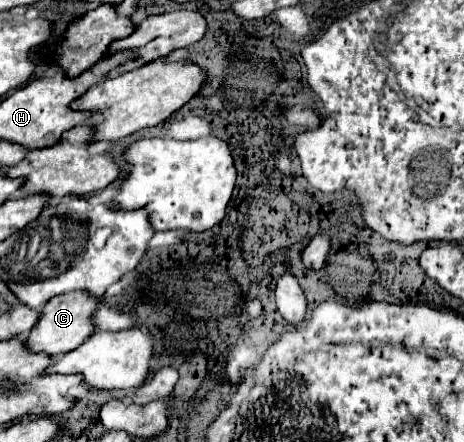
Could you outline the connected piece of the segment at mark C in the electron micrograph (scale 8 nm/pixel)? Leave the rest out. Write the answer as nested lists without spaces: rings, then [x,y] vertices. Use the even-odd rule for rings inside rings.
[[[71,292],[71,294],[51,298],[43,306],[43,310],[39,312],[39,320],[37,320],[35,328],[31,328],[31,332],[29,332],[27,340],[25,340],[25,346],[29,348],[29,352],[35,352],[35,354],[45,352],[51,358],[75,350],[93,332],[91,314],[97,308],[97,304],[99,304],[99,300],[89,296],[87,292]]]

